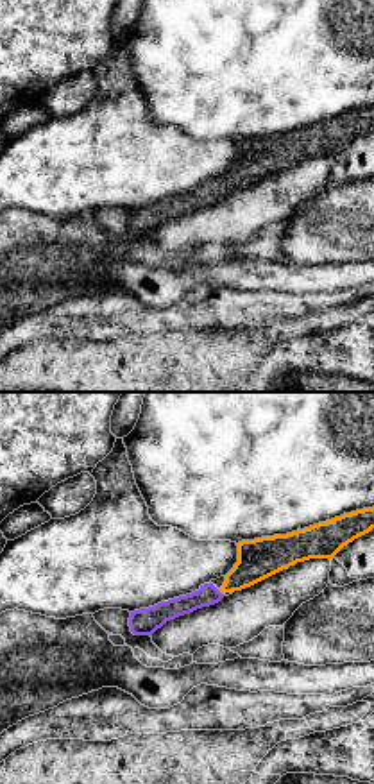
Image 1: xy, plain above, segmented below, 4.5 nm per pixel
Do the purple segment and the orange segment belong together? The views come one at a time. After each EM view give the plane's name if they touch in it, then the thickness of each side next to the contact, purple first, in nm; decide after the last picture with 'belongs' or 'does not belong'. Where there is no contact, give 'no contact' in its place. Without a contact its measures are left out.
contact in xy; calibres 100 and 180 nm

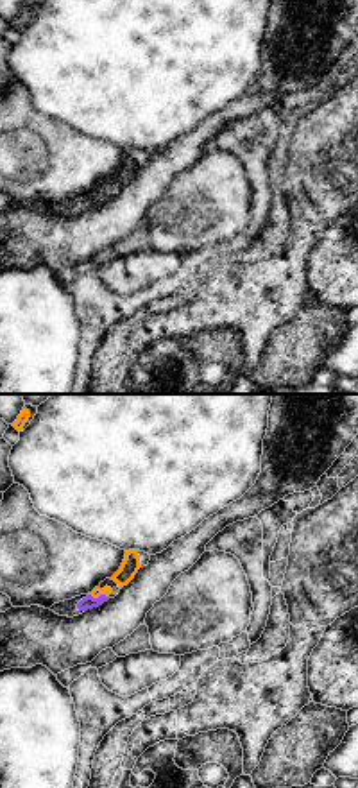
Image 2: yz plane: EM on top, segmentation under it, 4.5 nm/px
contact in yz; calibres 60 and 50 nm

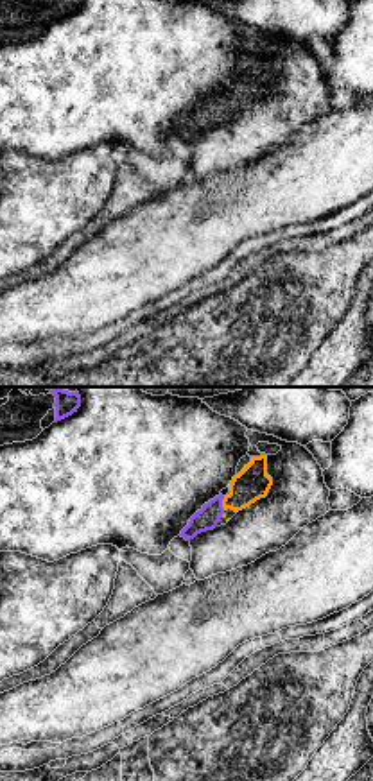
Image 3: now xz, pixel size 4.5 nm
contact in xz; calibres 100 and 150 nm

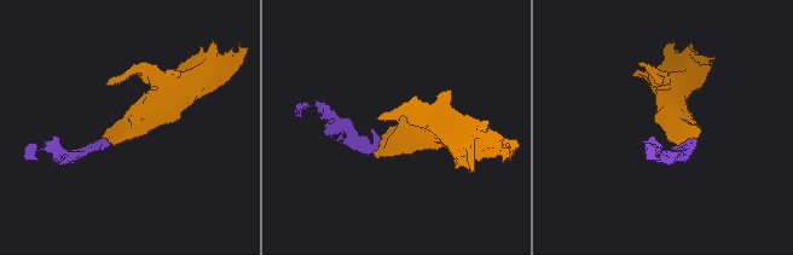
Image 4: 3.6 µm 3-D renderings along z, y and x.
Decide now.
belongs

